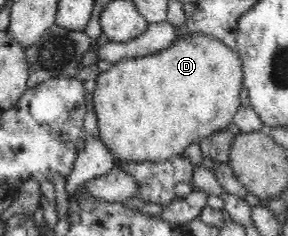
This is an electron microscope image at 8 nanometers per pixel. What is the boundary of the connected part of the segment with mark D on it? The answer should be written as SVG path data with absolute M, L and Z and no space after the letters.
M190 33L190 36L177 35L177 41L169 49L112 64L108 70L100 72L96 81L92 104L98 119L98 136L105 147L120 163L157 163L182 155L191 143L199 143L204 137L227 129L240 106L243 68L236 49L208 35Z

